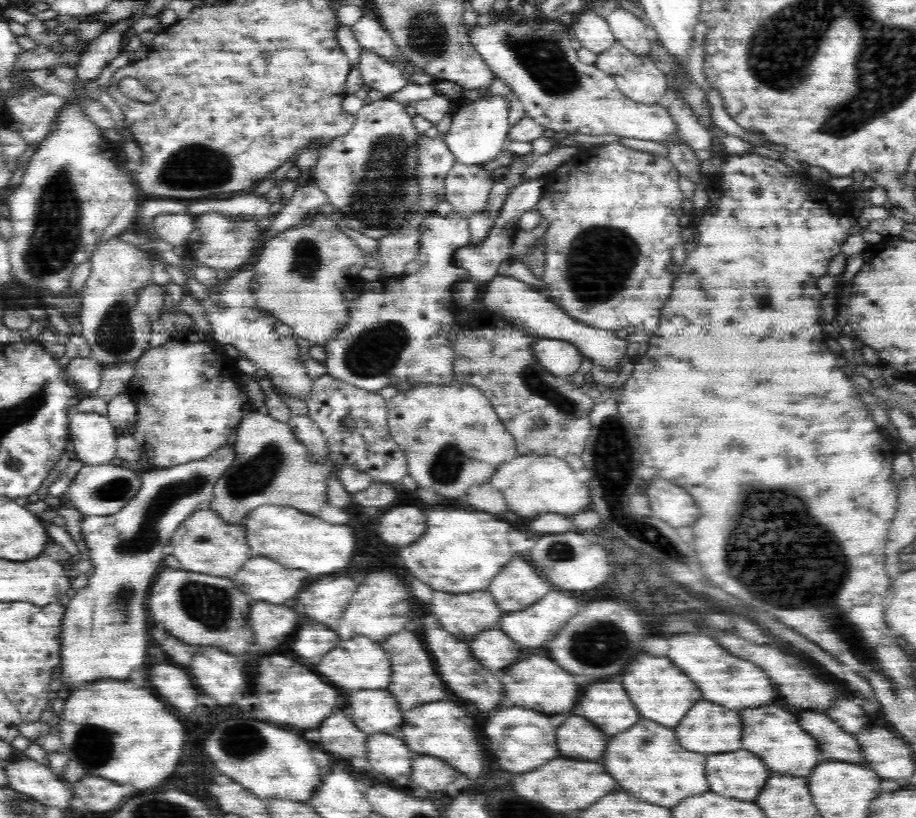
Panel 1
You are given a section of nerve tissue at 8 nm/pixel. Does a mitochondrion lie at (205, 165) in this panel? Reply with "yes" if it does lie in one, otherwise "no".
yes

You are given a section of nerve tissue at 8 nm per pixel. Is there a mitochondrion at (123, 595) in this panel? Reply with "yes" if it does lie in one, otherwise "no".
yes

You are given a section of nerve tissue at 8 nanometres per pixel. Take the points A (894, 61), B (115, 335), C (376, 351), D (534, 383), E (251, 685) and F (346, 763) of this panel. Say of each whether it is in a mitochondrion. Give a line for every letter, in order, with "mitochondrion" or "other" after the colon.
A: mitochondrion
B: mitochondrion
C: mitochondrion
D: mitochondrion
E: other
F: other

